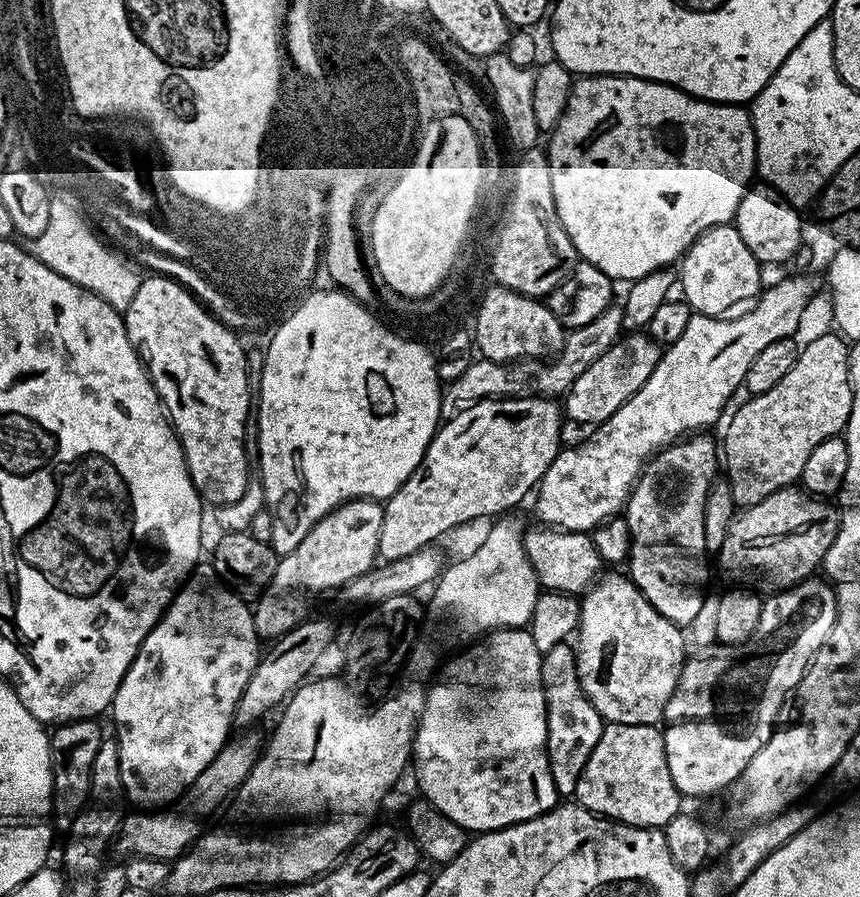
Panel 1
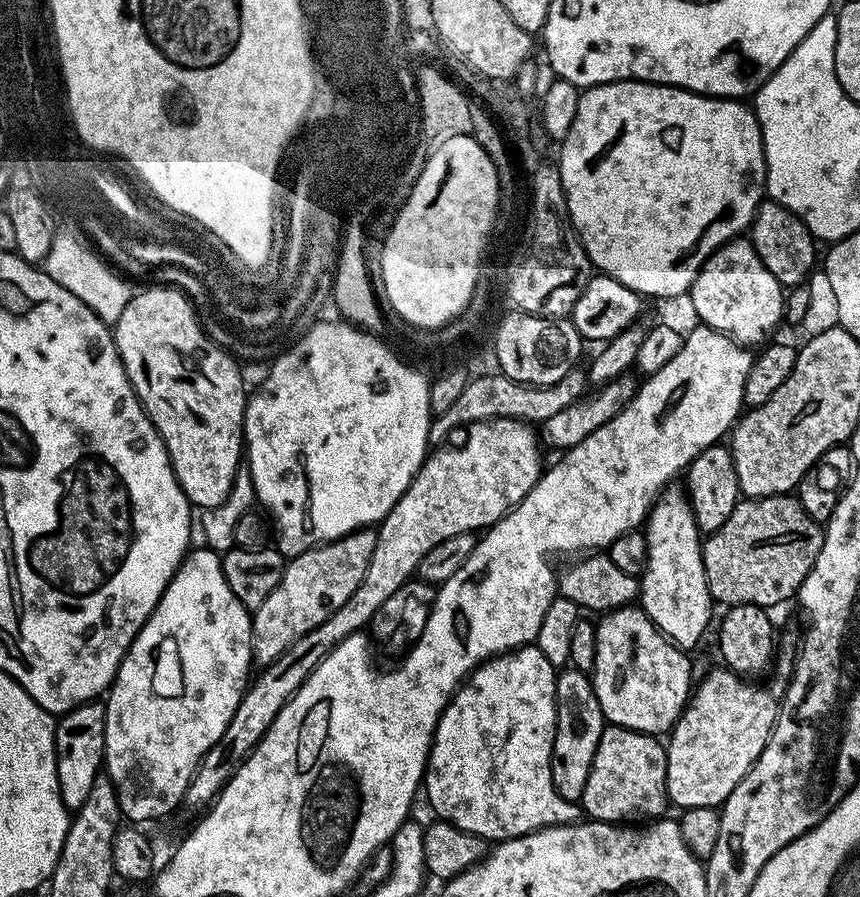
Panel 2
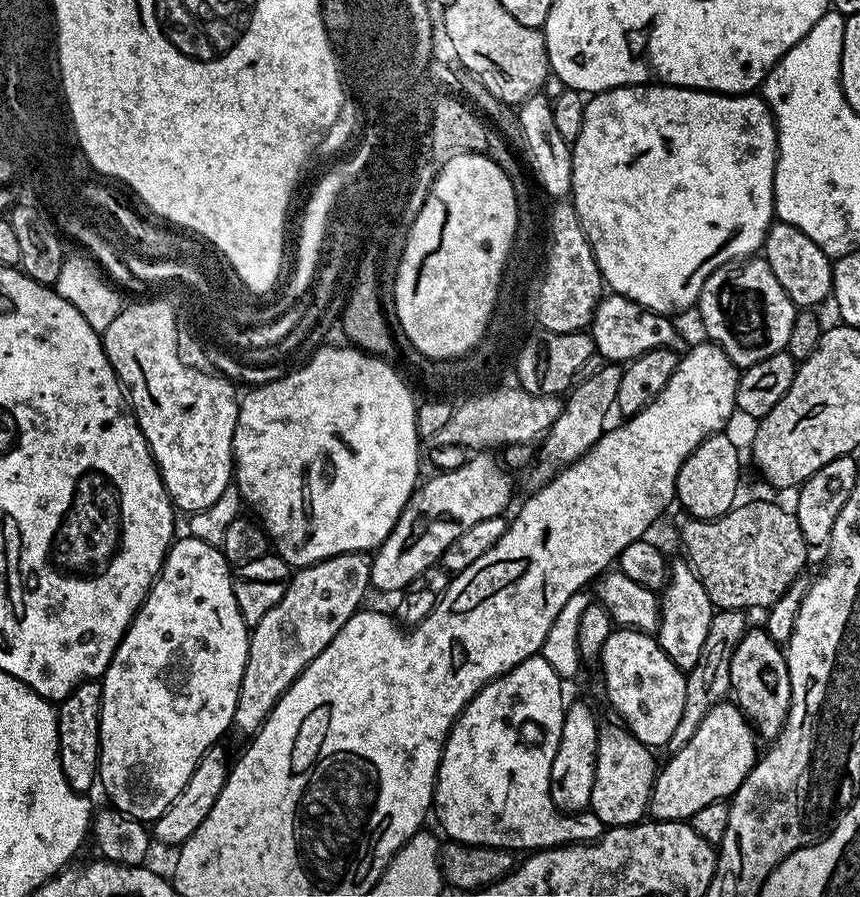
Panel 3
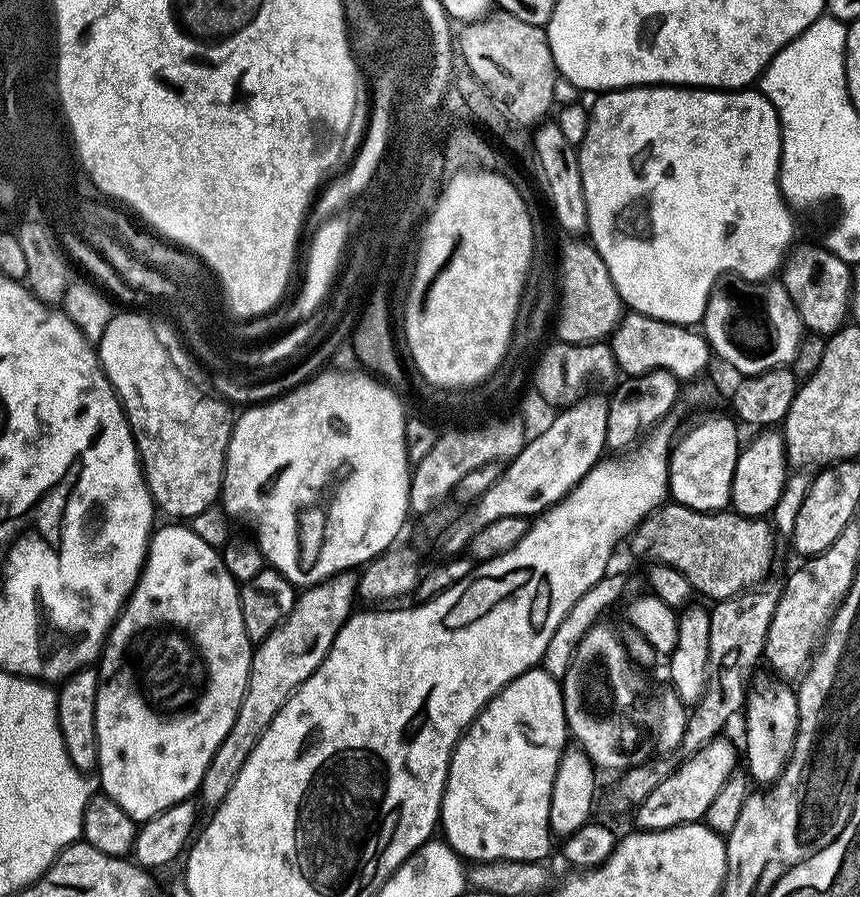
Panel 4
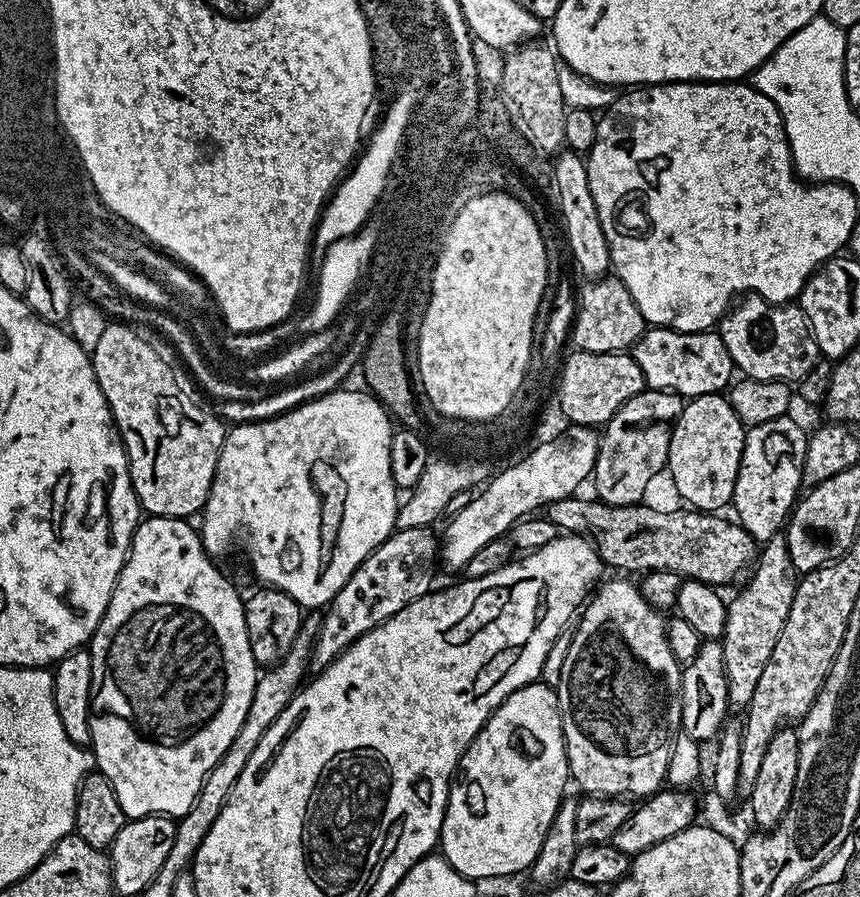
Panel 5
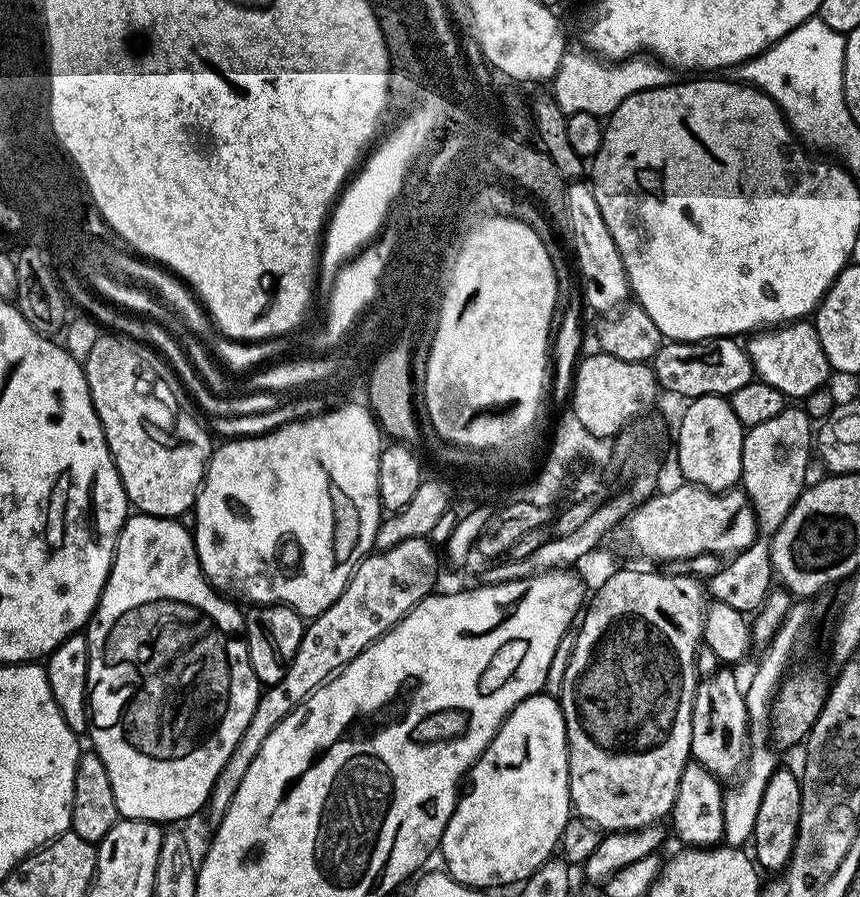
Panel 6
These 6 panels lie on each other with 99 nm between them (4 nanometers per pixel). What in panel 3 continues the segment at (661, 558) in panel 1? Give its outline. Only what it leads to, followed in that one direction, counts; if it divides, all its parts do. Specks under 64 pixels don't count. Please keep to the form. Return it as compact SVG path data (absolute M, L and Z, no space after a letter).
M673 559L668 570L668 579L659 593L660 626L658 639L662 650L683 673L688 673L698 662L702 646L706 643L706 634L710 631L710 622L714 615L714 606L706 594L706 586L696 577L695 570L687 559Z

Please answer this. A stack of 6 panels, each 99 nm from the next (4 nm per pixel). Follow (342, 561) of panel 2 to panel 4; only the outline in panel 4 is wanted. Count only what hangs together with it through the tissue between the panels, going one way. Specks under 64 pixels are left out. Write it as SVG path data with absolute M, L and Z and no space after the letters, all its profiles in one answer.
M355 571L339 572L322 582L310 585L297 595L290 614L276 629L255 645L252 654L252 665L248 675L246 694L242 698L242 706L234 718L234 726L230 726L230 734L222 738L218 750L214 750L214 758L210 758L210 766L206 766L206 774L202 774L198 800L215 810L230 794L230 786L234 786L234 778L238 778L238 770L246 766L246 758L258 746L262 734L274 722L278 710L290 699L318 670L318 666L326 658L338 630L348 621L358 600L358 576Z

